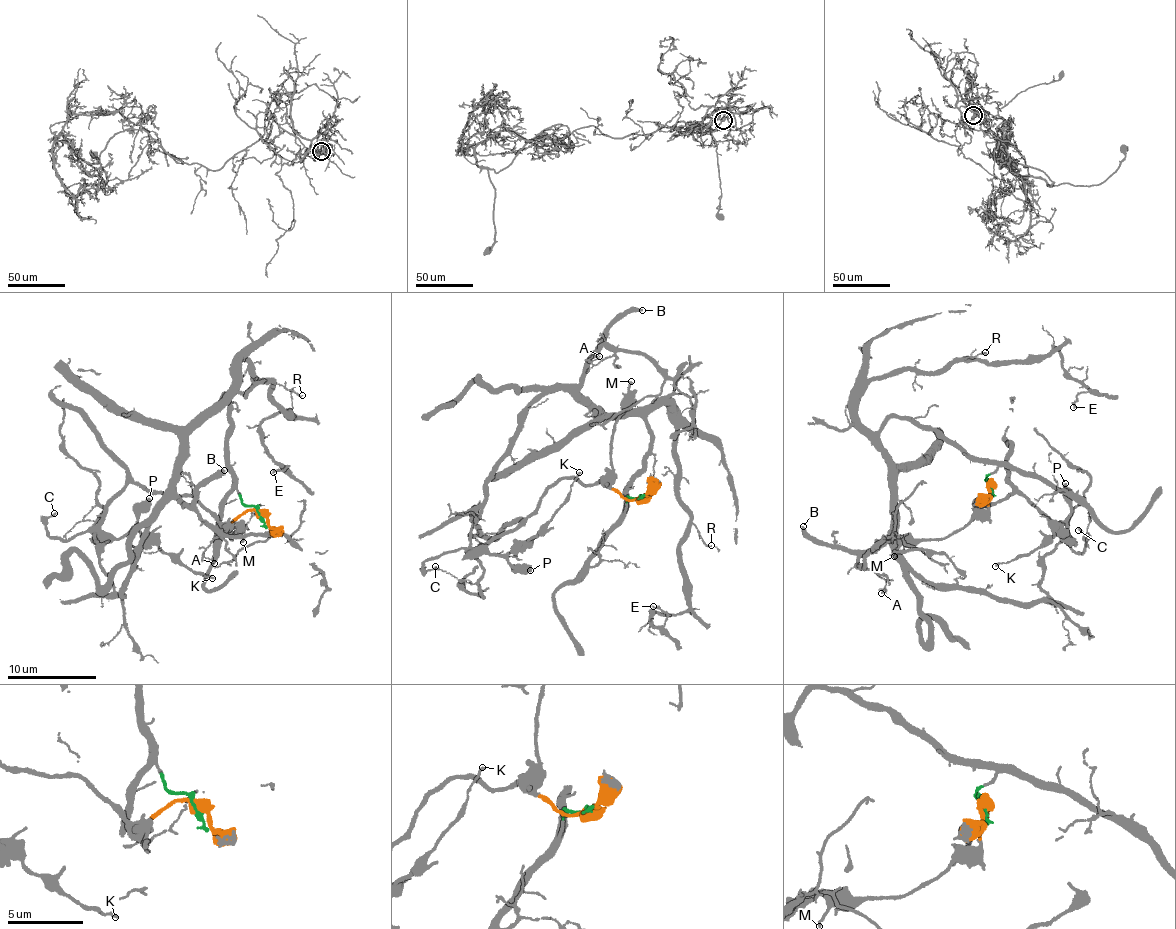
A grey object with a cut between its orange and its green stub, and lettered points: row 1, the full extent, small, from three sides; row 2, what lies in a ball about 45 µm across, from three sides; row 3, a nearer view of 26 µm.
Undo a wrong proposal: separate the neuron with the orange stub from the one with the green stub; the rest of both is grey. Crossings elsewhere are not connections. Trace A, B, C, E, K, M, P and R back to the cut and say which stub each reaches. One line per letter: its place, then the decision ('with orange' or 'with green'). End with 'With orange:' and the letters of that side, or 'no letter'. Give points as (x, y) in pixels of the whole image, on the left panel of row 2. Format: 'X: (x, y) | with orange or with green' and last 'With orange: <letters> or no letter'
A: (214, 563) | with green
B: (224, 470) | with green
C: (54, 513) | with orange
E: (273, 472) | with green
K: (212, 578) | with orange
M: (243, 542) | with orange
P: (149, 498) | with orange
R: (302, 395) | with green
With orange: C, K, M, P

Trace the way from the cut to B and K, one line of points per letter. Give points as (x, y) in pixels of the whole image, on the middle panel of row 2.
B: (640, 496), (628, 496), (624, 511), (648, 424), (606, 414), (578, 390), (610, 325), (642, 310)
K: (640, 496), (628, 499), (603, 484), (558, 479), (535, 512), (478, 549), (513, 551), (543, 533), (580, 471)

